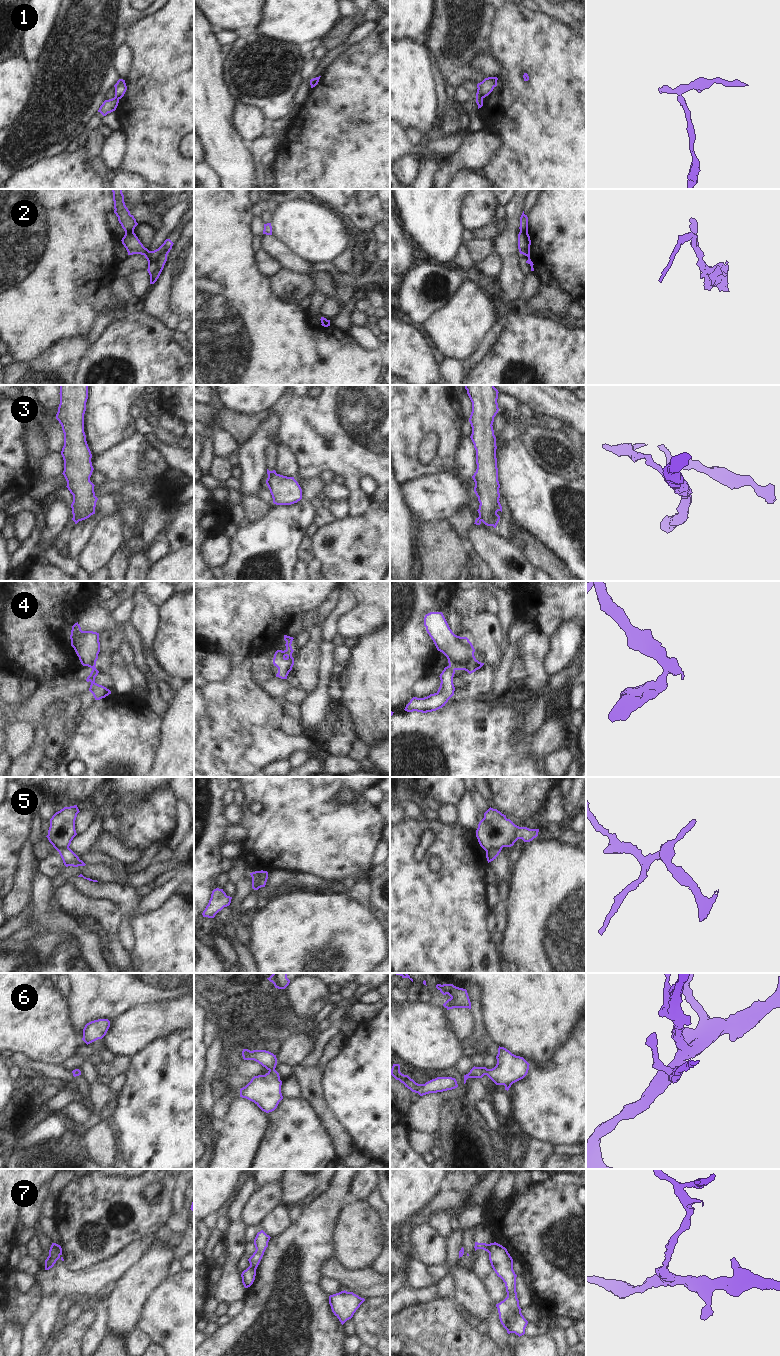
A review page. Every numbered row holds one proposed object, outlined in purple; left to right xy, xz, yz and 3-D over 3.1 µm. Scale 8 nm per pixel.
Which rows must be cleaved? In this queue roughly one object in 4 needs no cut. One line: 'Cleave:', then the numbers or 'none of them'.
Cleave: 1, 2, 3, 4, 5, 7

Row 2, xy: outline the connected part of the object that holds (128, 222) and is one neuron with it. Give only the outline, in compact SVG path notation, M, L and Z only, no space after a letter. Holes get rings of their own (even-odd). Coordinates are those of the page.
M111 189L113 192L114 213L118 217L125 232L134 232L135 227L138 225L136 219L130 214L130 211L125 205L124 195L122 189Z

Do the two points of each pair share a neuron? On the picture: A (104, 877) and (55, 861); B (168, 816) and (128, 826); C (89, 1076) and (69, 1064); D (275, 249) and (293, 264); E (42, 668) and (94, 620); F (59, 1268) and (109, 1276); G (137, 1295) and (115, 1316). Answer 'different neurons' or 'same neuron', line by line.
A: different neurons
B: same neuron
C: different neurons
D: same neuron
E: different neurons
F: same neuron
G: same neuron

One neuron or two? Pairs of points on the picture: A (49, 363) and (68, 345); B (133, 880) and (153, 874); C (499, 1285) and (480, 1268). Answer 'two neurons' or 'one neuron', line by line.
A: one neuron
B: one neuron
C: one neuron

